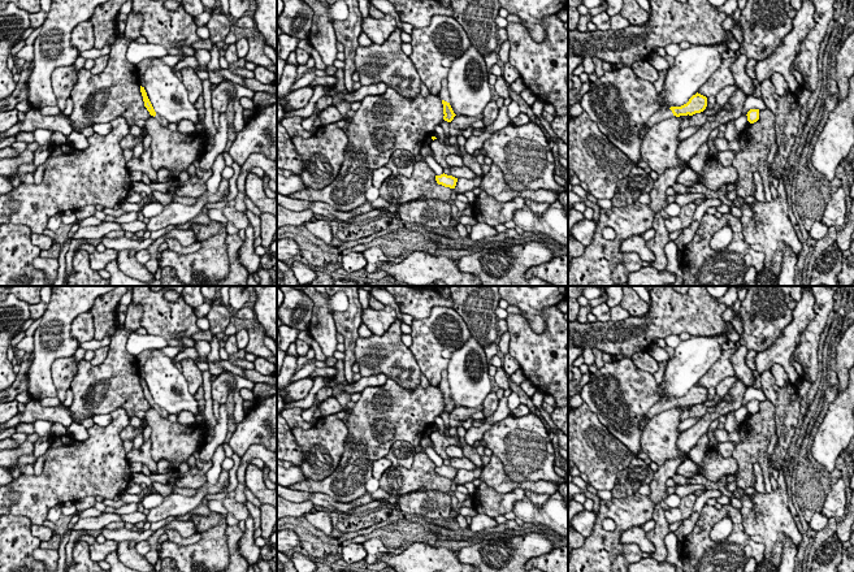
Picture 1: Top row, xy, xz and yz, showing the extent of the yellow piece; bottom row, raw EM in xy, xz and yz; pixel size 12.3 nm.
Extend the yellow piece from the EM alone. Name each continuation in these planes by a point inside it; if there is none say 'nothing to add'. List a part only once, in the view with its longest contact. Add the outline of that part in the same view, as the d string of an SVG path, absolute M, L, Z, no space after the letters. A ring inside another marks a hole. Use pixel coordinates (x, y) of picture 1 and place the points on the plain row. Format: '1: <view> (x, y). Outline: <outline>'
1: yz (664, 404). Outline: M662 398L659 403L655 403L649 412L646 413L646 416L642 419L642 432L645 429L645 426L647 425L647 422L658 416L659 413L668 411L671 408L675 408L672 402L667 398Z

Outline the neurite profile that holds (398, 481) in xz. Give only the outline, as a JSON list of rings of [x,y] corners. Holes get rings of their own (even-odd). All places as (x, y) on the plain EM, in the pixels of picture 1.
[[[416,452],[409,469],[391,465],[381,476],[380,488],[390,495],[402,497],[420,489],[448,493],[452,480],[438,476],[435,464],[425,452]]]

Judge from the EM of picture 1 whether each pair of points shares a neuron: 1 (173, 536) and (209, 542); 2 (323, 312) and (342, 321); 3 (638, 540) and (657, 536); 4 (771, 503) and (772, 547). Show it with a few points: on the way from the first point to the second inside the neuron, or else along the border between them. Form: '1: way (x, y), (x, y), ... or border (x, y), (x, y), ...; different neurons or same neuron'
1: border (200, 533), (196, 541), (186, 545), (167, 540); different neurons
2: border (349, 299), (345, 310), (333, 313), (336, 332); different neurons
3: border (645, 532), (654, 549), (651, 554); different neurons
4: way (772, 514), (772, 537); same neuron

